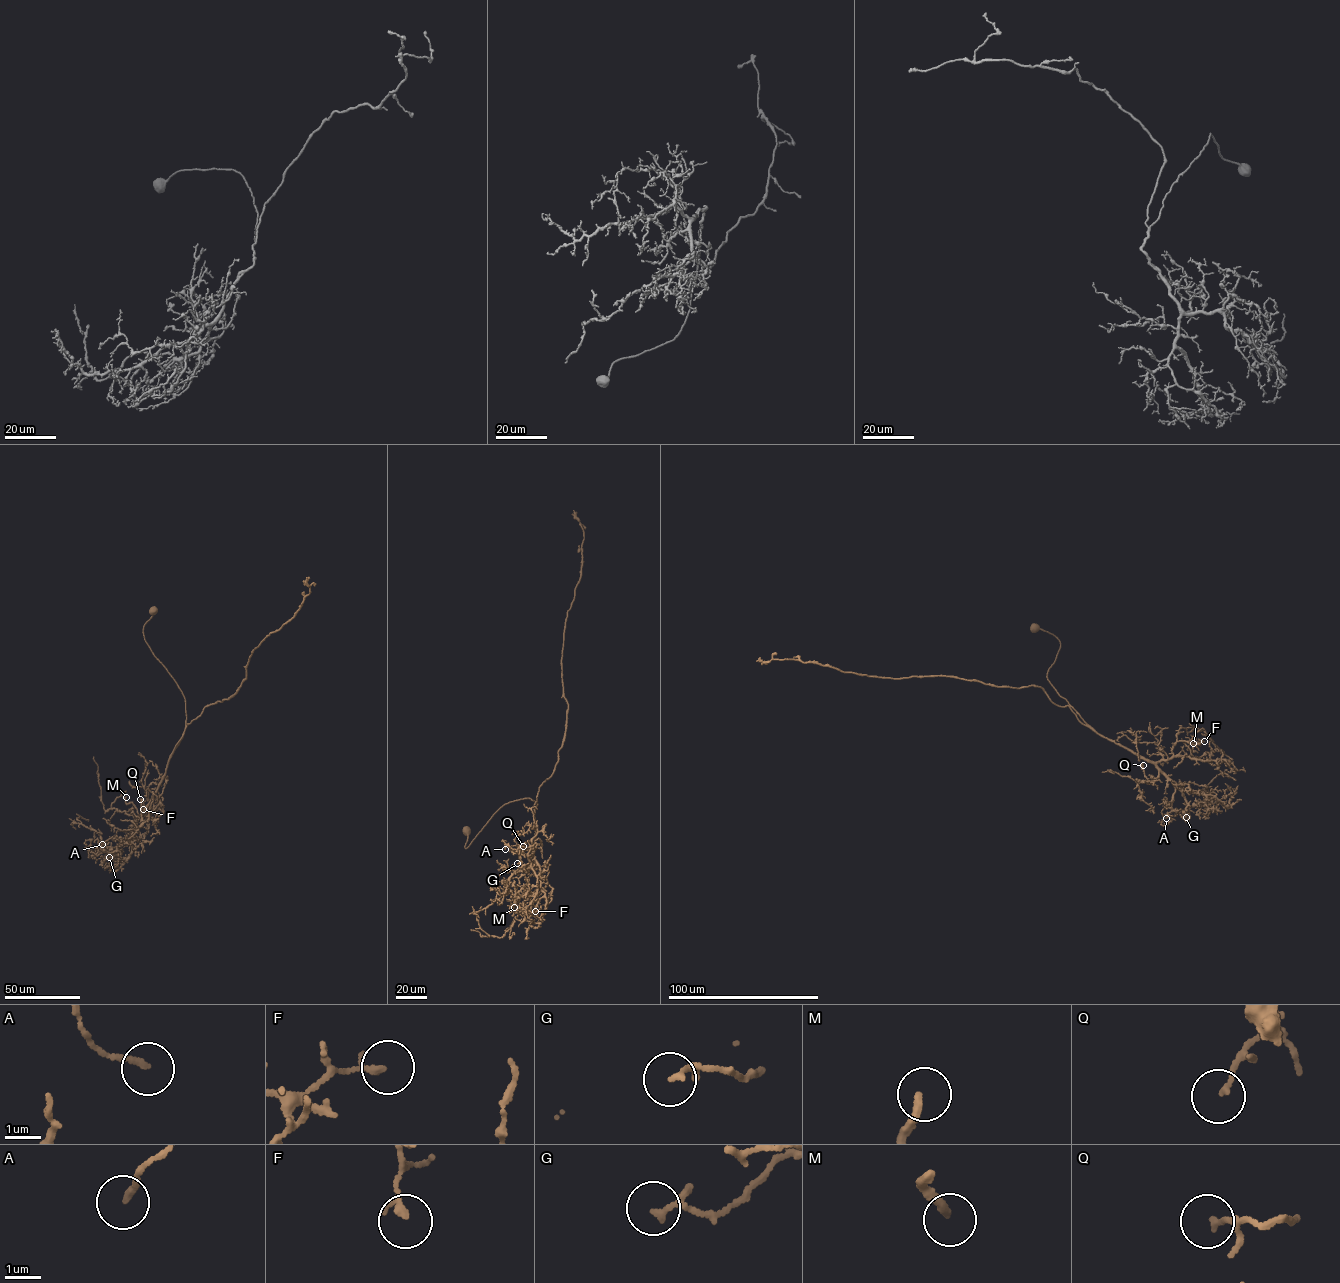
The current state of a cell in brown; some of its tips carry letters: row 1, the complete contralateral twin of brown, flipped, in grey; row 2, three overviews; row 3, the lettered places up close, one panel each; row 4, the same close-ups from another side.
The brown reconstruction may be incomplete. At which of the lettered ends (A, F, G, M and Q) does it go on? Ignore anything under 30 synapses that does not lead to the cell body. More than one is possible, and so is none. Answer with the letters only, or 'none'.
none

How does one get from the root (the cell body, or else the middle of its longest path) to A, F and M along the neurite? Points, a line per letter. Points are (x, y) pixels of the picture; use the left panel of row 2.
A: (153, 610), (144, 625), (144, 639), (184, 697), (184, 730), (131, 837), (124, 843), (111, 838), (102, 844)
F: (153, 610), (144, 639), (181, 691), (186, 717), (148, 817), (141, 814), (143, 799), (143, 809)
M: (153, 610), (144, 625), (144, 639), (182, 693), (185, 725), (147, 807), (147, 817), (126, 803), (126, 797)

